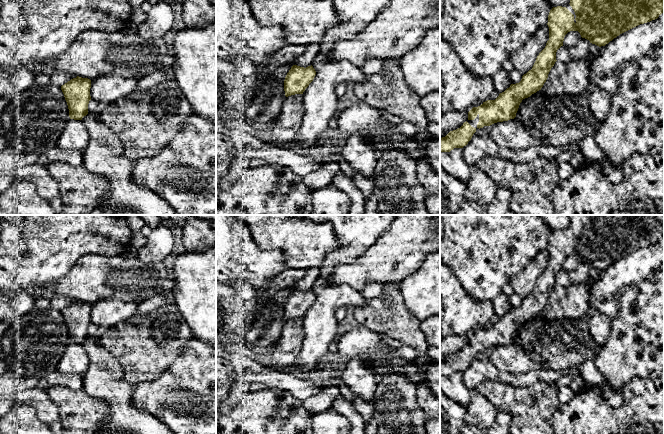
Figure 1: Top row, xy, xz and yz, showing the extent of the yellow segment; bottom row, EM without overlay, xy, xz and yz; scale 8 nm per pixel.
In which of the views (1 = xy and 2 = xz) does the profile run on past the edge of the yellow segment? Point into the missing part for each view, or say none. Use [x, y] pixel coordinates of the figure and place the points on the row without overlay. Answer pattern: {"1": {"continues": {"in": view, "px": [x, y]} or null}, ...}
{"1": {"continues": null}, "2": {"continues": null}}

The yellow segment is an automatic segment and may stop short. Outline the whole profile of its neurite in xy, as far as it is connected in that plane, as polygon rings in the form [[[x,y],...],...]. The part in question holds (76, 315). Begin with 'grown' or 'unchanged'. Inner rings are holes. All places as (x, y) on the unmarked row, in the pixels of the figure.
unchanged; [[[77,300],[61,310],[69,333],[69,341],[82,344],[88,338],[91,304]]]

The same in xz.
unchanged; [[[293,289],[284,304],[285,320],[303,318],[315,299],[316,295],[312,289],[306,292]]]

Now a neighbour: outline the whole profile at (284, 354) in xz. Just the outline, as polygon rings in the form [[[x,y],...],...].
[[[295,318],[286,321],[280,339],[272,347],[272,353],[270,356],[264,360],[265,364],[275,370],[290,370],[302,349],[303,339],[304,331],[302,328],[302,318]]]

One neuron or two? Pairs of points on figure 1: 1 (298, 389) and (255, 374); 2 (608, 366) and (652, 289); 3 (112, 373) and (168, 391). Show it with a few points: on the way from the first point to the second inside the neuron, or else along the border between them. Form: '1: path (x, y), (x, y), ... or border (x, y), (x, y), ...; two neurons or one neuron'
1: path (287, 380), (271, 378), (266, 375); one neuron
2: path (627, 347), (652, 317), (652, 308); one neuron
3: border (135, 387), (132, 404), (141, 410); two neurons

